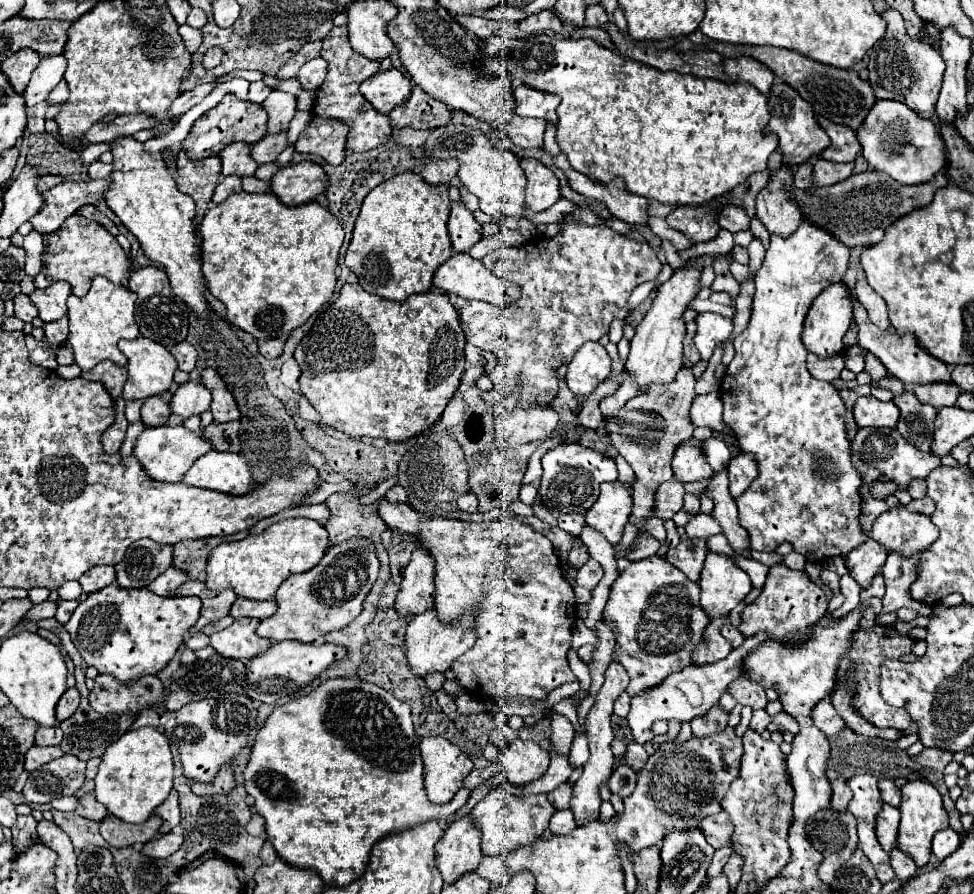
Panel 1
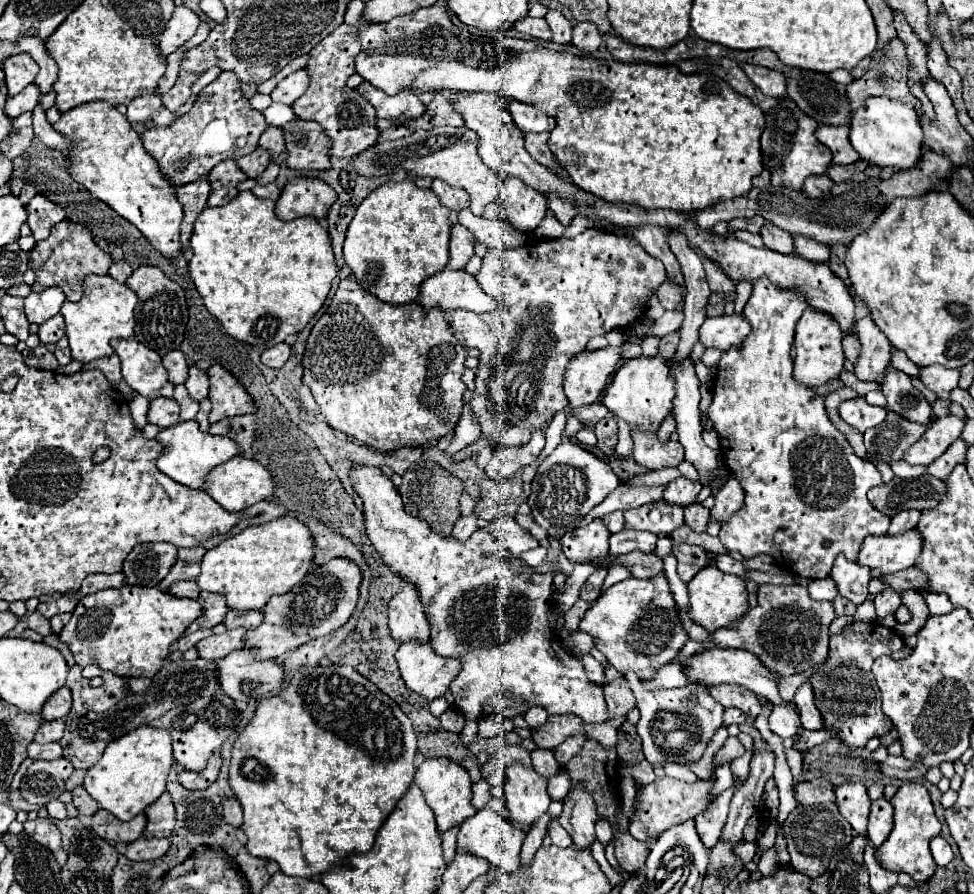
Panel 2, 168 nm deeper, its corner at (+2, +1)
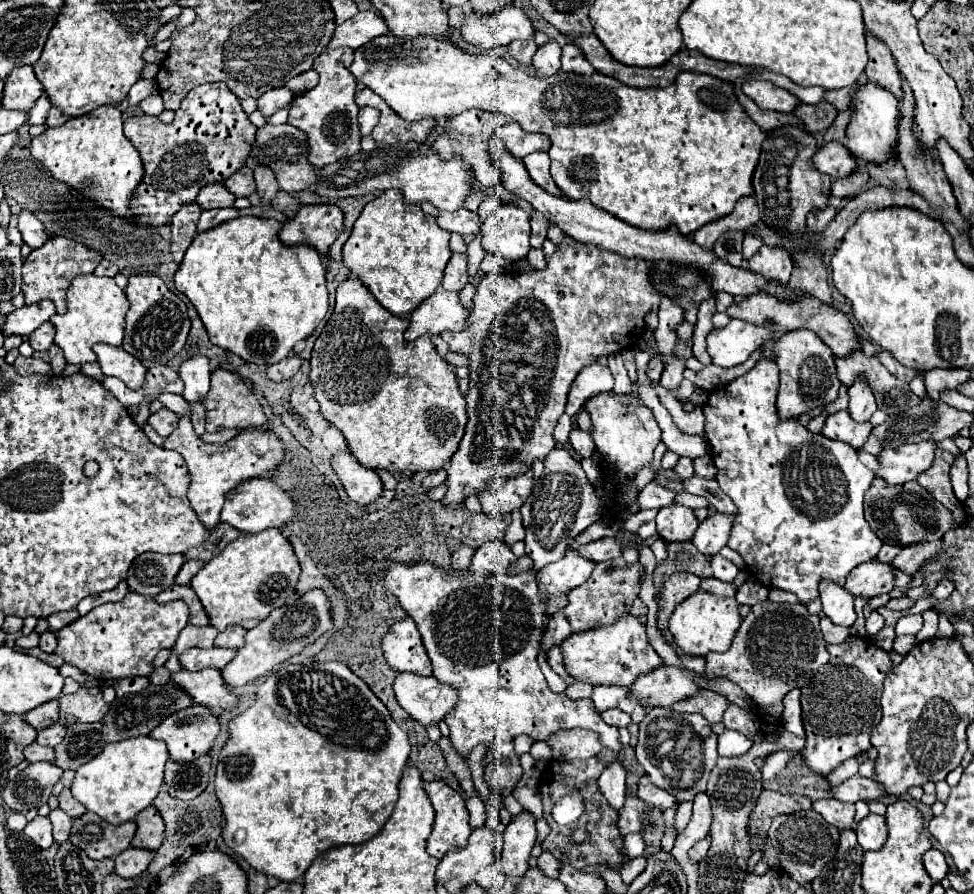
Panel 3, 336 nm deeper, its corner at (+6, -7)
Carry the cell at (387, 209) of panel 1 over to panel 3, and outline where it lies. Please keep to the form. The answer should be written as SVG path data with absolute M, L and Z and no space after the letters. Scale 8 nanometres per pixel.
M386 190L364 206L362 214L354 222L350 238L346 240L346 244L342 248L342 256L344 256L344 266L352 274L356 274L356 278L374 294L374 298L388 312L404 316L404 314L412 312L430 294L434 294L436 288L440 286L444 268L452 256L452 252L448 248L448 240L450 240L450 232L442 230L436 224L434 216L422 212L422 208L418 204L406 204L402 192Z

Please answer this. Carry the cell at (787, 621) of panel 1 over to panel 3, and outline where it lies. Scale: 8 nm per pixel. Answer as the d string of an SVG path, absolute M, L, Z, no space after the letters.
M766 600L752 606L750 614L742 620L742 626L738 628L728 652L706 654L706 676L722 676L736 682L758 706L768 708L768 714L762 720L766 724L776 724L780 722L782 714L782 698L790 690L806 686L826 662L828 652L820 632L820 618L812 616L802 604Z

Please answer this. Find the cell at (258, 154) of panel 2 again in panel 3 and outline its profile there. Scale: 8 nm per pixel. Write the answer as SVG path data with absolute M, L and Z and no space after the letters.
M242 166L234 176L230 176L230 178L226 180L226 188L228 188L232 194L236 194L236 196L250 196L252 192L256 192L252 168L250 168L250 166Z

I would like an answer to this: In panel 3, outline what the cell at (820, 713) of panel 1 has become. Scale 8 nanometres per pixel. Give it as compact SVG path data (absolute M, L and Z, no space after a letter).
M794 688L794 692L788 692L784 696L784 712L782 712L782 724L788 732L796 736L804 736L804 724L802 724L802 710L800 710L800 690Z

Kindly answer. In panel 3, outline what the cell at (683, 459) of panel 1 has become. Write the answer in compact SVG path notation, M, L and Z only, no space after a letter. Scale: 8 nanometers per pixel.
M672 504L658 510L656 528L666 542L690 540L698 528L698 520L692 508L682 504Z

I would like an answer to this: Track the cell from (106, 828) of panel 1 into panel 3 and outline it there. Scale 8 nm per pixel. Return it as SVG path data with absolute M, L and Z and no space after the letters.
M86 812L84 816L72 822L70 842L82 848L90 858L114 858L122 850L126 850L136 834L136 824L126 822L122 826L112 826L110 822L98 818L94 812Z

